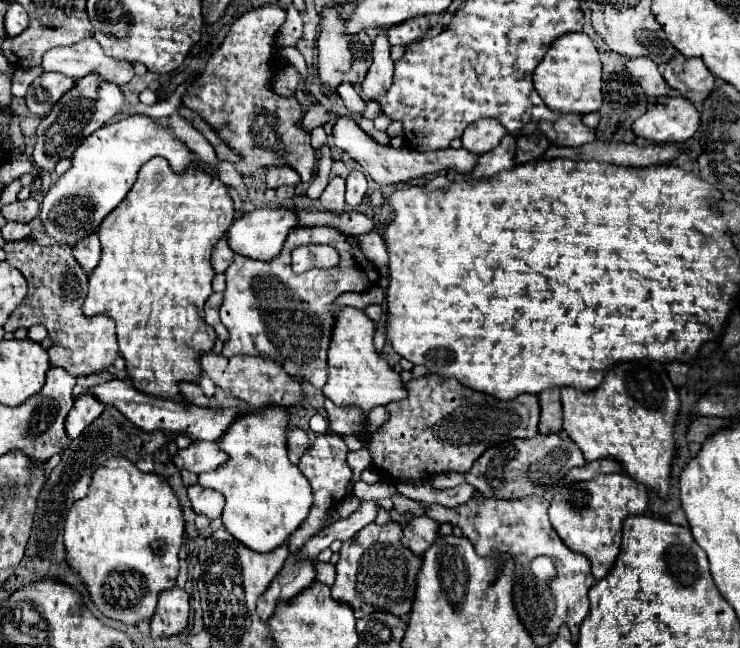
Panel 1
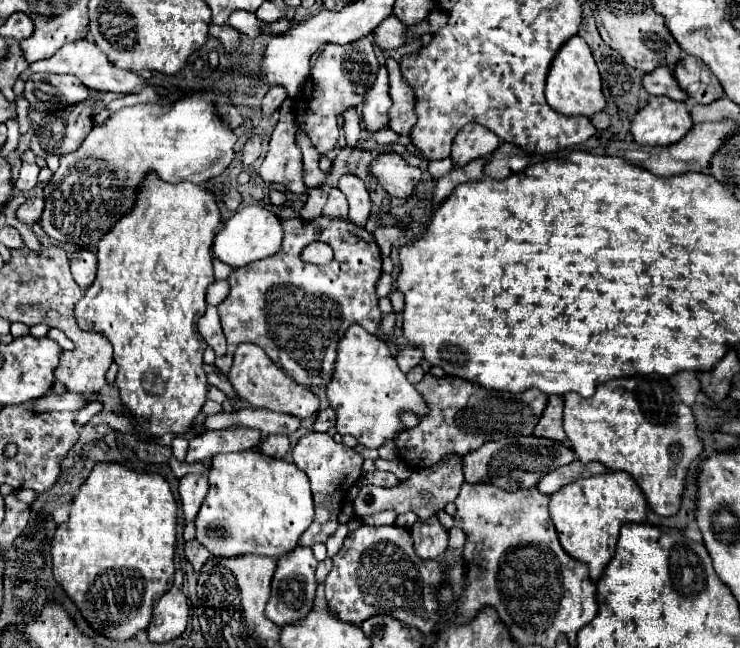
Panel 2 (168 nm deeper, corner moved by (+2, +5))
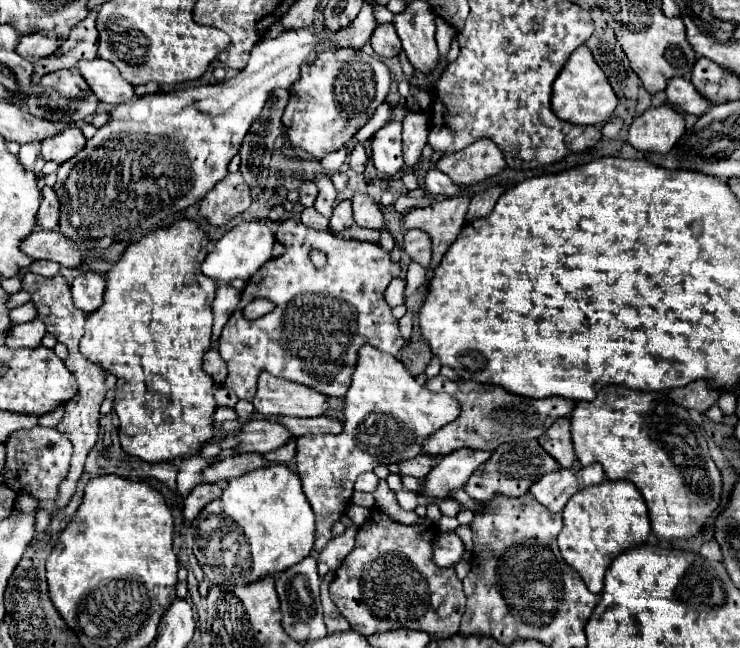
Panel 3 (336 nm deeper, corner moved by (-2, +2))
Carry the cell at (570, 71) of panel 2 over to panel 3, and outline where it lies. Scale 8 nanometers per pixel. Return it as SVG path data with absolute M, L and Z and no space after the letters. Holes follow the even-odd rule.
M582 44L578 46L568 62L564 64L562 72L558 74L558 78L554 80L552 86L552 110L560 120L566 120L570 124L580 124L580 126L596 126L596 124L604 124L614 108L618 104L618 98L606 78L606 74L602 72L602 68L596 64L596 60L592 58L592 52Z

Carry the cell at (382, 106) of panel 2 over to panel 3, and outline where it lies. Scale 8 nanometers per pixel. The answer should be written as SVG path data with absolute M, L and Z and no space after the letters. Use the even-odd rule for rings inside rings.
M388 122L370 140L372 142L372 162L384 178L396 178L404 170L400 134L402 134L402 124Z

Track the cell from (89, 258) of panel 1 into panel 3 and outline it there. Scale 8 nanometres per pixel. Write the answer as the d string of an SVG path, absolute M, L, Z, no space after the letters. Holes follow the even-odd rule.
M88 272L88 274L78 276L74 280L74 284L72 284L72 302L84 314L92 314L104 302L104 290L106 290L106 278Z

